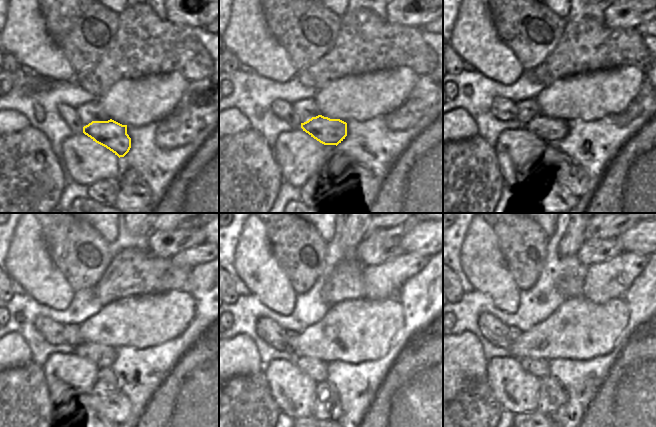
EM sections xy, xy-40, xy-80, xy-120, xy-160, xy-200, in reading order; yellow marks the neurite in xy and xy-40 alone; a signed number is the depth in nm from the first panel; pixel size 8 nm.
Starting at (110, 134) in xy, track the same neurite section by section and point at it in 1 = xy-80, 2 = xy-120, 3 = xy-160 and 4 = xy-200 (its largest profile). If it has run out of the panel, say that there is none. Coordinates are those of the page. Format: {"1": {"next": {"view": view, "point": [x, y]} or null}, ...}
{"1": {"next": {"view": "xy-80", "point": [550, 130]}}, "2": {"next": {"view": "xy-120", "point": [102, 356]}}, "3": {"next": {"view": "xy-160", "point": [316, 369]}}, "4": {"next": {"view": "xy-200", "point": [539, 368]}}}

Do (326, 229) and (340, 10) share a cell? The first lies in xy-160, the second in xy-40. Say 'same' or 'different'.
same

